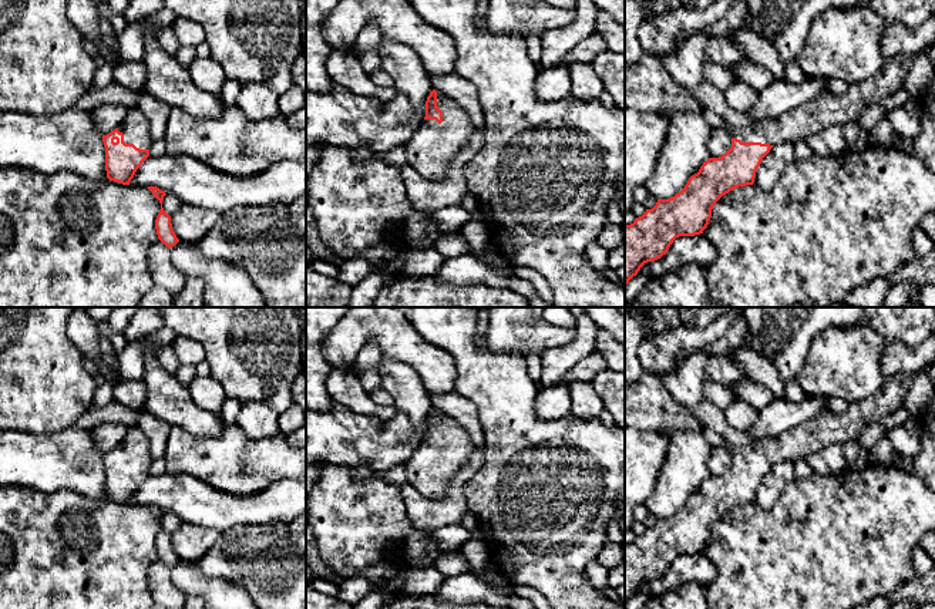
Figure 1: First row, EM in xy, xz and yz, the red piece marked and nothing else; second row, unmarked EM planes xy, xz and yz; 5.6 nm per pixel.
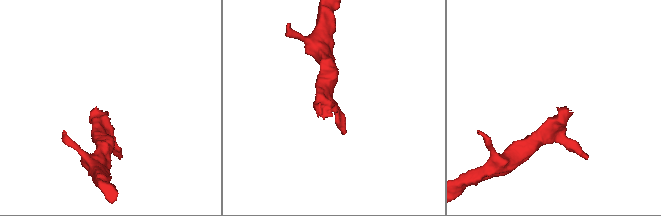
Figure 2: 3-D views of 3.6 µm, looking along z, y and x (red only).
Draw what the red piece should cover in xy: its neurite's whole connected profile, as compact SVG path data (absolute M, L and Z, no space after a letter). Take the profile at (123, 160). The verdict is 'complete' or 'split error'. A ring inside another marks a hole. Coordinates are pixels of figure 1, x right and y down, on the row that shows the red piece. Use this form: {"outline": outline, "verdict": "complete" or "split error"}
{"outline": "M130 108L124 121L114 131L102 135L107 178L130 185L137 169L149 157L152 141L149 122L142 110Z", "verdict": "split error"}

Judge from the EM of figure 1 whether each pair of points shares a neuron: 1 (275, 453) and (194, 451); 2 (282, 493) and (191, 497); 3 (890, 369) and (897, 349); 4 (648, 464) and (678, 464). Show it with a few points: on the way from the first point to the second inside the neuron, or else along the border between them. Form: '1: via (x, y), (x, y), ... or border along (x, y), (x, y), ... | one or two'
1: via (255, 453), (214, 453) | one
2: via (259, 507), (214, 507) | one
3: via (891, 364), (897, 353) | one
4: border along (665, 434), (668, 454), (653, 491), (649, 495) | two

